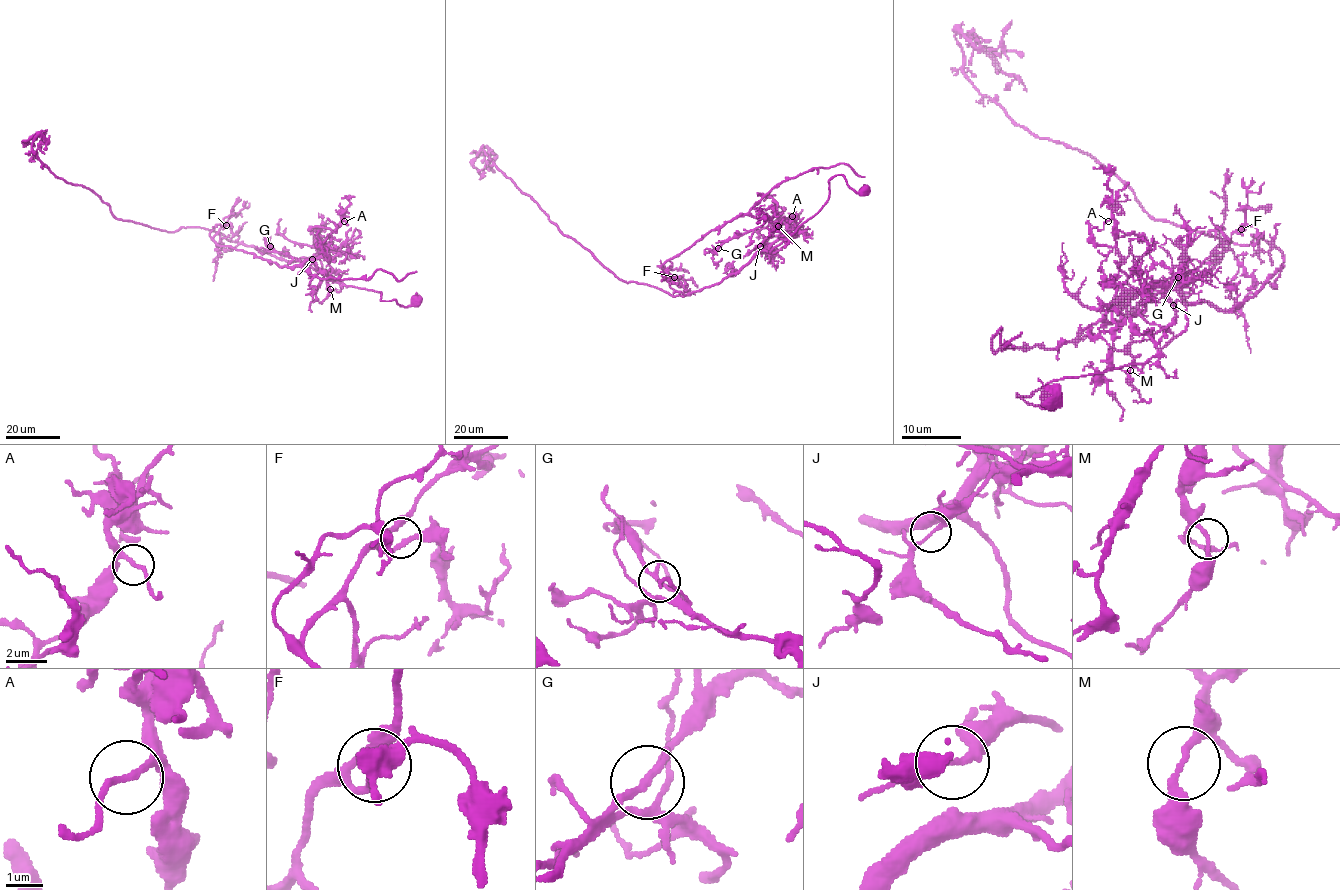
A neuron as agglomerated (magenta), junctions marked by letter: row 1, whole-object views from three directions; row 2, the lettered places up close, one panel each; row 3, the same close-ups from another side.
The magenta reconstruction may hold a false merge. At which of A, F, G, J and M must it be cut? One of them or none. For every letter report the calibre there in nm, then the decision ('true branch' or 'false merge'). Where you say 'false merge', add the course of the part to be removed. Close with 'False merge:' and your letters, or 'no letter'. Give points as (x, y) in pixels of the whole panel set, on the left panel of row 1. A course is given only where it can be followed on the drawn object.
A: 160 nm | true branch
F: 190 nm | true branch
G: 200 nm | true branch
J: 180 nm | false merge | (312, 259), (320, 250), (288, 261), (201, 227), (120, 220), (41, 162), (40, 135), (35, 161)
M: 190 nm | true branch
False merge: J

